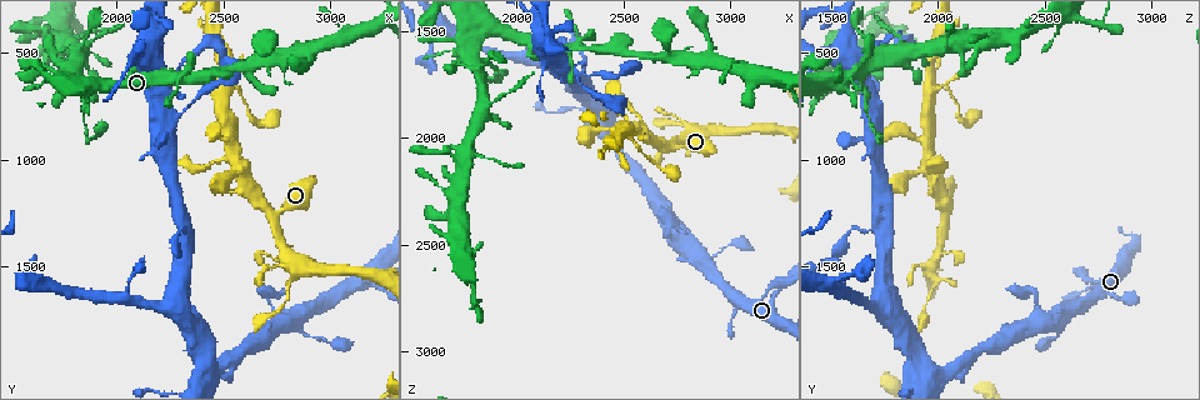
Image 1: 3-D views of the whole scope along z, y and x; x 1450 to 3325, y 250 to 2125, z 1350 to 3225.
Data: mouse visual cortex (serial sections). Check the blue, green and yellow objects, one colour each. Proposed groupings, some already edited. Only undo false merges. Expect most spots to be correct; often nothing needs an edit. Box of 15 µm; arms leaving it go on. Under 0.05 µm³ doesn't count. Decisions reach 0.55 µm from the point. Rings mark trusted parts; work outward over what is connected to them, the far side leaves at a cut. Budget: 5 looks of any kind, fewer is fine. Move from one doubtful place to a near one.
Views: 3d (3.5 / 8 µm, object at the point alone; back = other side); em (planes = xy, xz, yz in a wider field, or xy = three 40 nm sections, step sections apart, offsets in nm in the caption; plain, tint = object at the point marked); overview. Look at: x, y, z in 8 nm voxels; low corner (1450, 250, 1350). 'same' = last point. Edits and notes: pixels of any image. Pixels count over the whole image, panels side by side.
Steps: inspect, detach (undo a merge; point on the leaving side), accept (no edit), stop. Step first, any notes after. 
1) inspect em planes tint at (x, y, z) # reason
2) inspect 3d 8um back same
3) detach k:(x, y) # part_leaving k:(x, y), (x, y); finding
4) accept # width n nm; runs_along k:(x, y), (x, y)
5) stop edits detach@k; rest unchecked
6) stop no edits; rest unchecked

inspect 3d 3.5um at (2370, 500, 1790) # abrupt turn

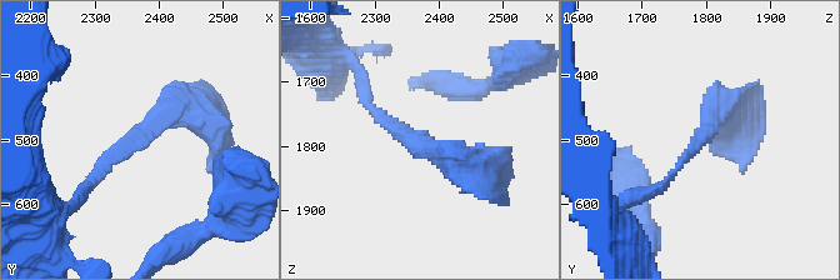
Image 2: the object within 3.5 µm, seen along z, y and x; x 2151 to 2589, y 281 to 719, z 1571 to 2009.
inspect em planes tint at (2370, 495, 1795) # arm_widths 100, 400 nm

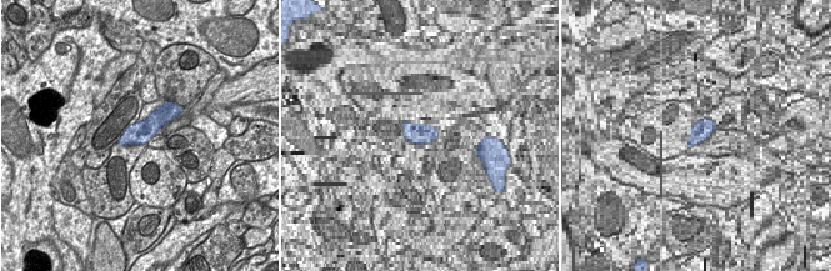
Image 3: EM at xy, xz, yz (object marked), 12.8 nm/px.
accept # width 300 nm; runs_along 2:(366, 100), (424, 148), (489, 164); continuous, no second cell

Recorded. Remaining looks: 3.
inspect 3d 3.5um at (1810, 690, 1650) # narrows sharply

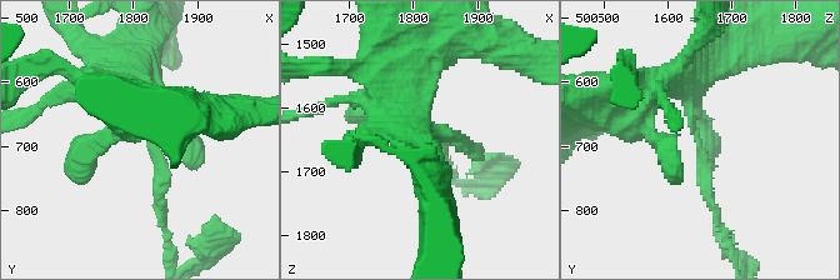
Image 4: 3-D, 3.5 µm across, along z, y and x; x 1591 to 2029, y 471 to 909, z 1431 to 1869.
accept # continuous, no second cell

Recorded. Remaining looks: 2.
stop no edits; rest unchecked

